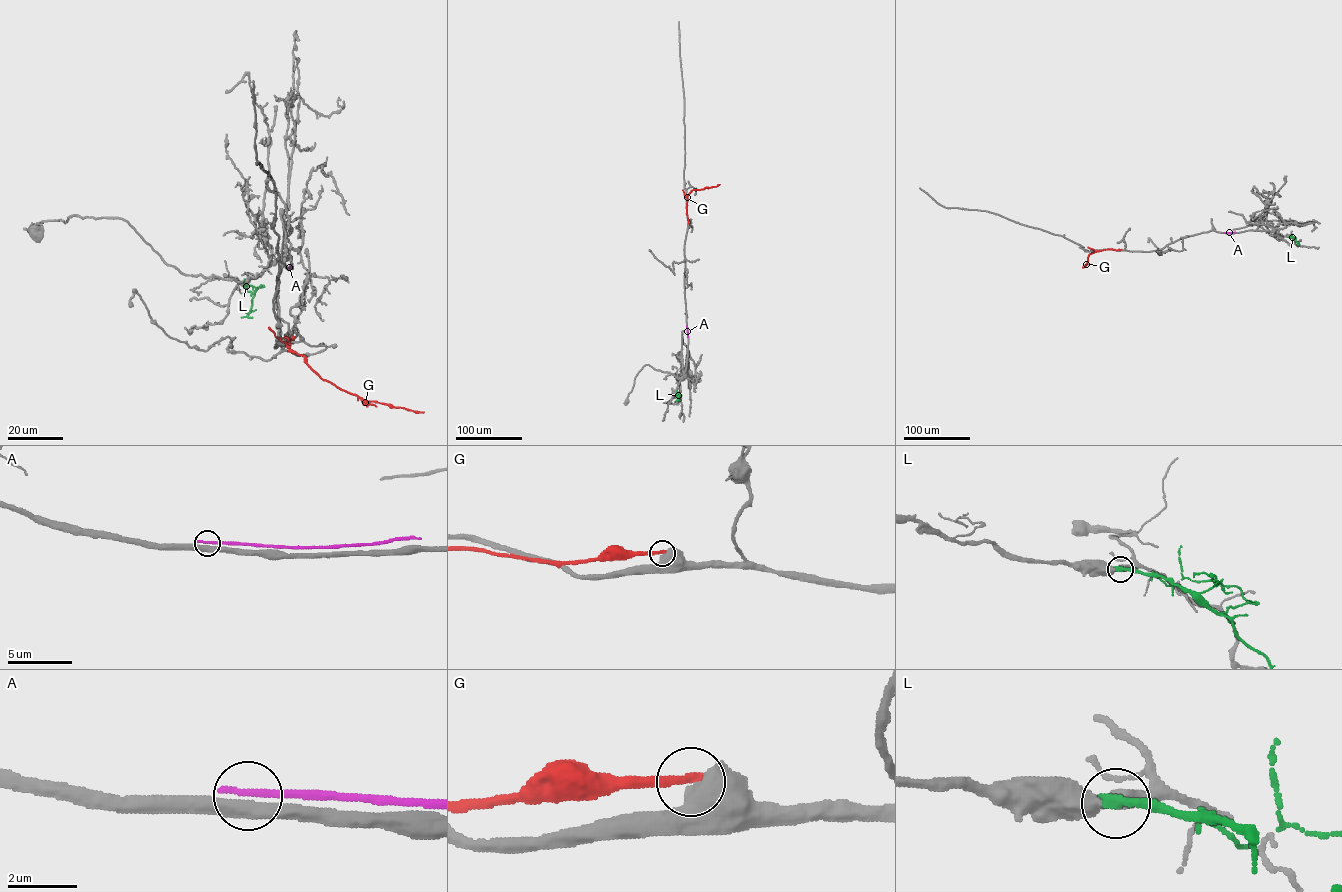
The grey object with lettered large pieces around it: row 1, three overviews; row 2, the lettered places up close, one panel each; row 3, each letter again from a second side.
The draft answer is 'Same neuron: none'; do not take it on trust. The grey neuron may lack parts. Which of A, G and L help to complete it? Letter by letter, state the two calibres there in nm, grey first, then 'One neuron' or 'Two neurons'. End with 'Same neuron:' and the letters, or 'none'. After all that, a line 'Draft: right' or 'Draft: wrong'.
A: Thickness 400 nm (grey) against 260 nm. Two neurons
G: Thickness 700 nm (grey) against 280 nm. Two neurons
L: Thickness 340 nm (grey) against 280 nm. Two neurons
Same neuron: none
Draft: right

